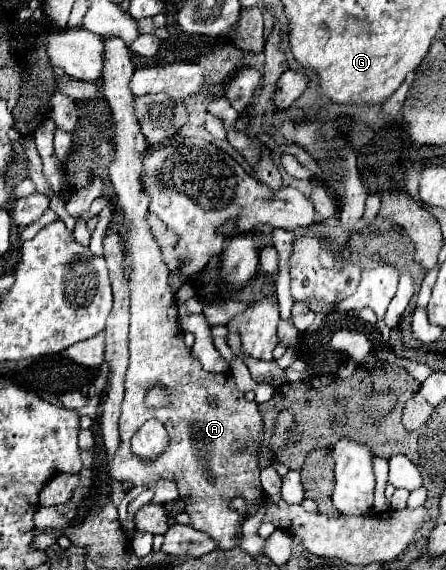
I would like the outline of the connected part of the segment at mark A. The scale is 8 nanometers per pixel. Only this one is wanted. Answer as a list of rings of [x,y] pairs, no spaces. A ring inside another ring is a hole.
[[[105,36],[105,64],[103,64],[103,93],[113,112],[113,146],[115,160],[109,166],[109,178],[115,186],[119,206],[123,208],[127,230],[125,238],[125,260],[131,268],[129,288],[131,288],[131,332],[129,332],[129,368],[125,378],[125,400],[119,418],[119,448],[109,458],[107,468],[119,482],[129,482],[133,486],[151,484],[157,480],[173,480],[179,488],[179,496],[185,503],[185,511],[191,519],[191,526],[205,532],[217,540],[221,550],[231,550],[239,546],[237,530],[241,528],[243,516],[229,508],[235,496],[243,496],[247,502],[261,498],[263,488],[259,482],[257,466],[257,444],[263,436],[263,420],[255,402],[243,400],[235,382],[231,384],[231,374],[211,374],[201,368],[197,358],[191,358],[191,348],[183,342],[183,332],[177,326],[177,304],[175,296],[167,284],[169,268],[161,256],[151,228],[147,224],[149,196],[141,184],[141,170],[145,158],[145,136],[139,130],[139,122],[133,114],[133,94],[129,88],[129,78],[133,74],[131,52],[119,36]],[[151,382],[163,384],[171,394],[171,404],[161,408],[149,408],[145,404],[147,390]],[[215,396],[217,406],[209,406],[207,398]],[[157,418],[169,434],[169,446],[155,460],[141,460],[131,452],[133,434],[149,420]],[[243,440],[249,444],[243,458],[235,458],[233,442]]]

